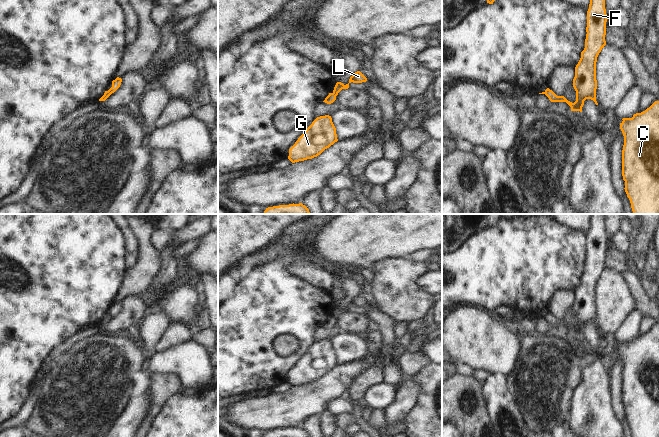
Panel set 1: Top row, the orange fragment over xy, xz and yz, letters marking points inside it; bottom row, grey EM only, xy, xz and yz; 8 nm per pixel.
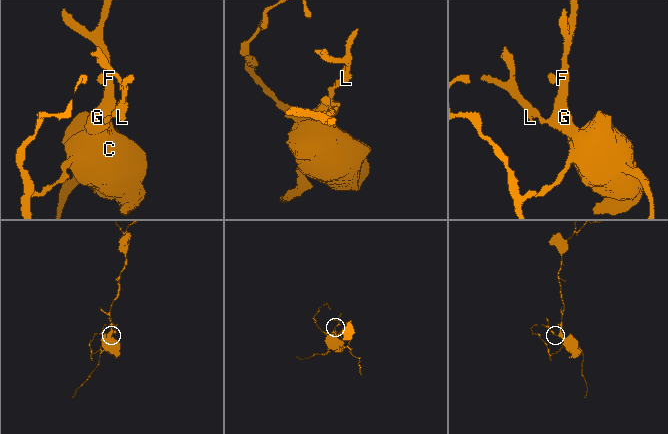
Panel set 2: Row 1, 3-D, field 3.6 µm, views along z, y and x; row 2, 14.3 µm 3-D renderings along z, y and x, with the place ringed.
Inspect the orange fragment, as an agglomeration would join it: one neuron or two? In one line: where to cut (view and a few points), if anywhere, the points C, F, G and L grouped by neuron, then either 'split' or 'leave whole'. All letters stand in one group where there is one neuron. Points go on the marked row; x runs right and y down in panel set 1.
cut xy (108, 90), (111, 93); groups C F G / L; split

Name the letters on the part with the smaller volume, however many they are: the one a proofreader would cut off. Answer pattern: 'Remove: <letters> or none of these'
Remove: L

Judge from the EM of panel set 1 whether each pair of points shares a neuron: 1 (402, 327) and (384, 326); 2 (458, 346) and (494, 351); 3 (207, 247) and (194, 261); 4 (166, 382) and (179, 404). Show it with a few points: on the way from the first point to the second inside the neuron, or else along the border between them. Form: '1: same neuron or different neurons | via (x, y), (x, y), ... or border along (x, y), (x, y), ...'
1: different neurons | border along (393, 325), (393, 334), (396, 338)
2: same neuron | via (467, 346), (485, 346)
3: same neuron | via (205, 250), (197, 258)
4: different neurons | border along (179, 390), (166, 402), (159, 412)

